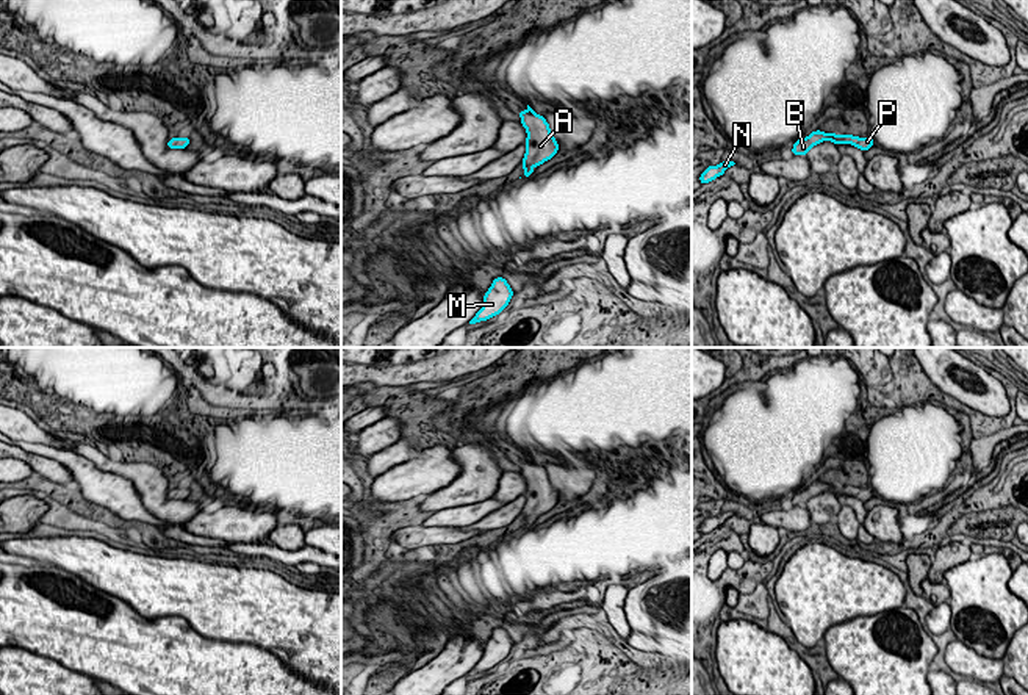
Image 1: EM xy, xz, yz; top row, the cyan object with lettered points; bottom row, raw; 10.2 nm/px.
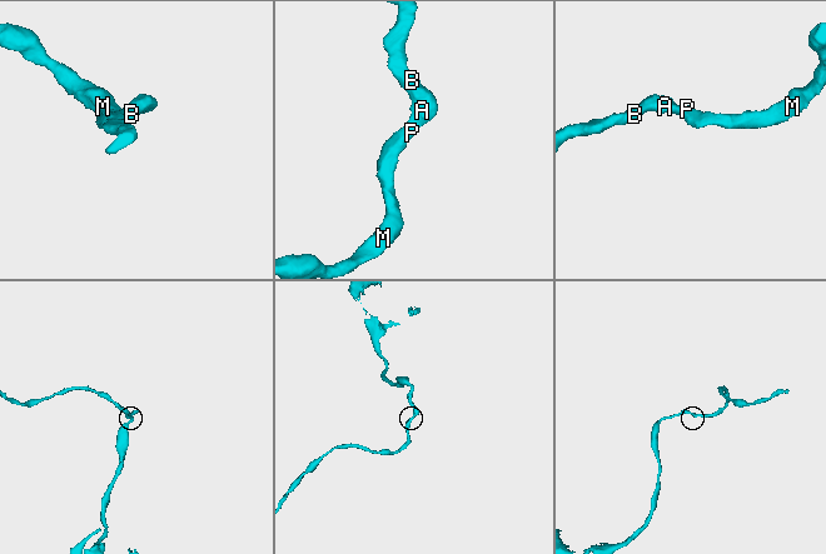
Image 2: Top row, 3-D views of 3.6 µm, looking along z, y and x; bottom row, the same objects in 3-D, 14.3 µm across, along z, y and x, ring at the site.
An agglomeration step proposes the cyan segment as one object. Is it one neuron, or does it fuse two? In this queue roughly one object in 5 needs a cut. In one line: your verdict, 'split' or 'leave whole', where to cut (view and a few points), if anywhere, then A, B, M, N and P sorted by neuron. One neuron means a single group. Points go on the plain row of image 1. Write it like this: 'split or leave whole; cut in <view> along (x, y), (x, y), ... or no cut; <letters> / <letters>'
leave whole; no cut; A B M N P

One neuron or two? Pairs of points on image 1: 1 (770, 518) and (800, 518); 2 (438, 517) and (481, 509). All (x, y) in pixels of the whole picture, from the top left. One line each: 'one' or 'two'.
1: one
2: one

